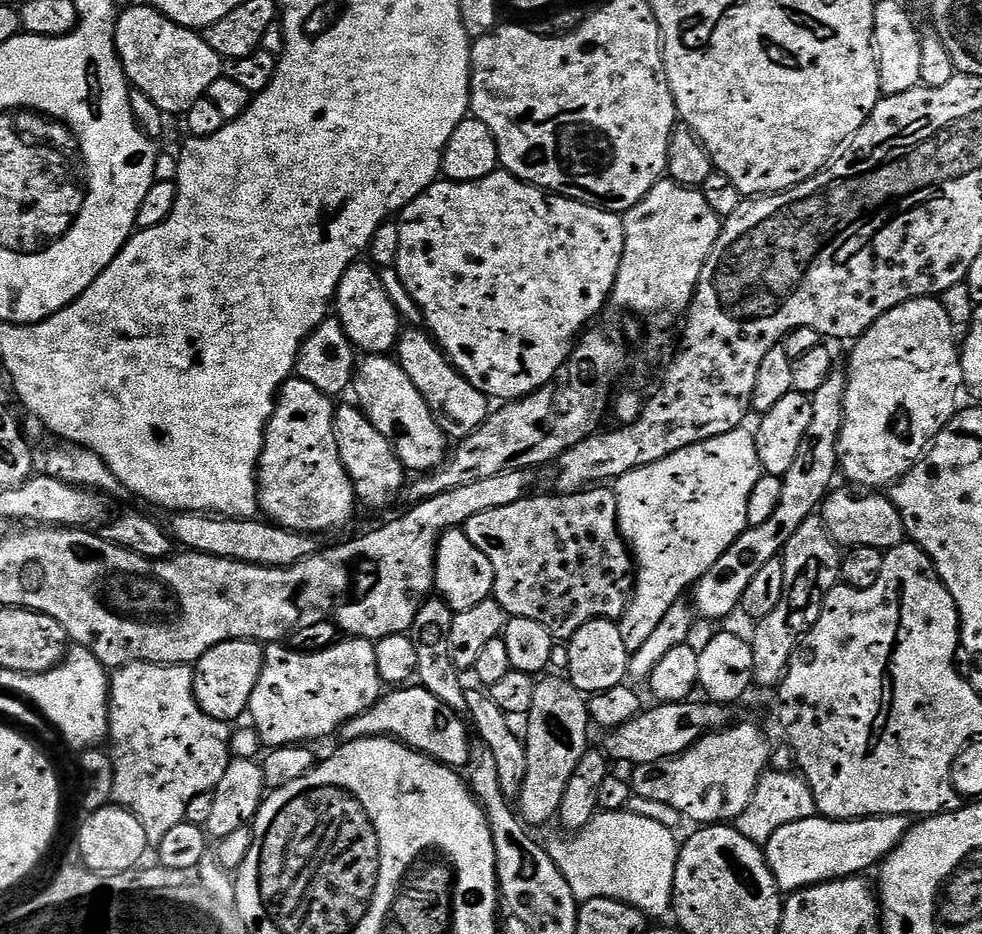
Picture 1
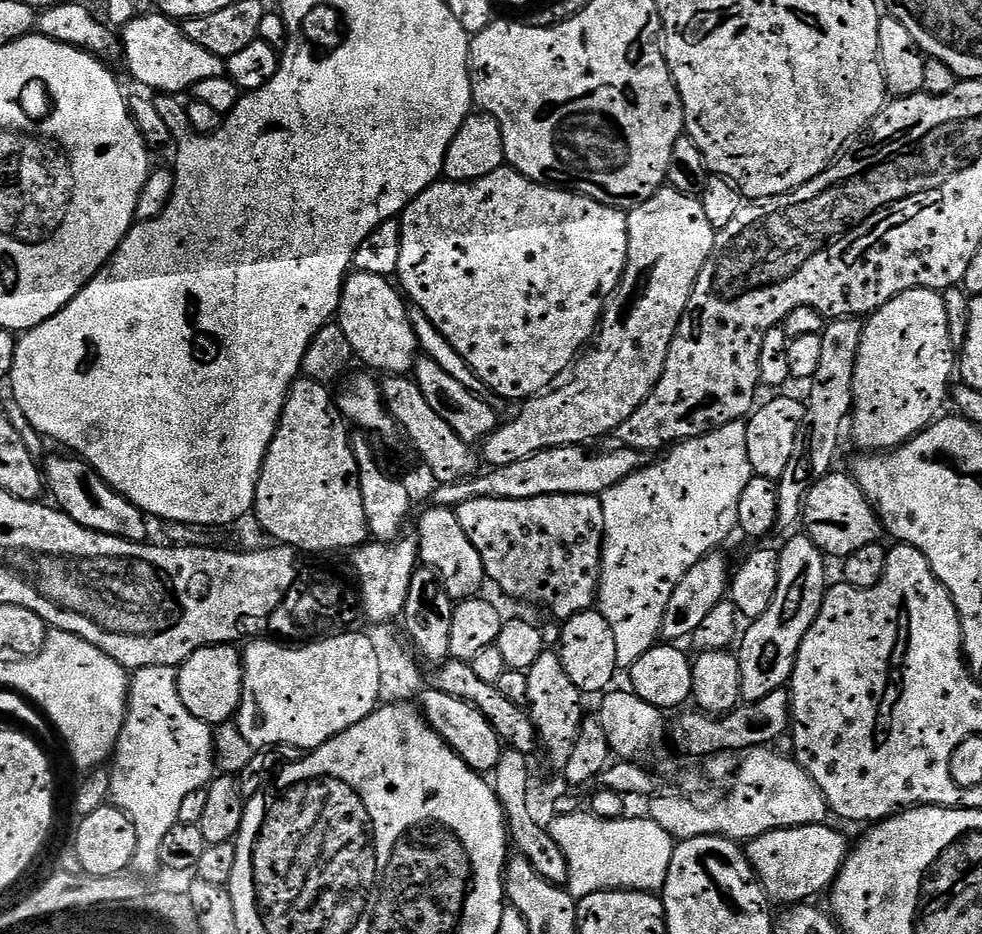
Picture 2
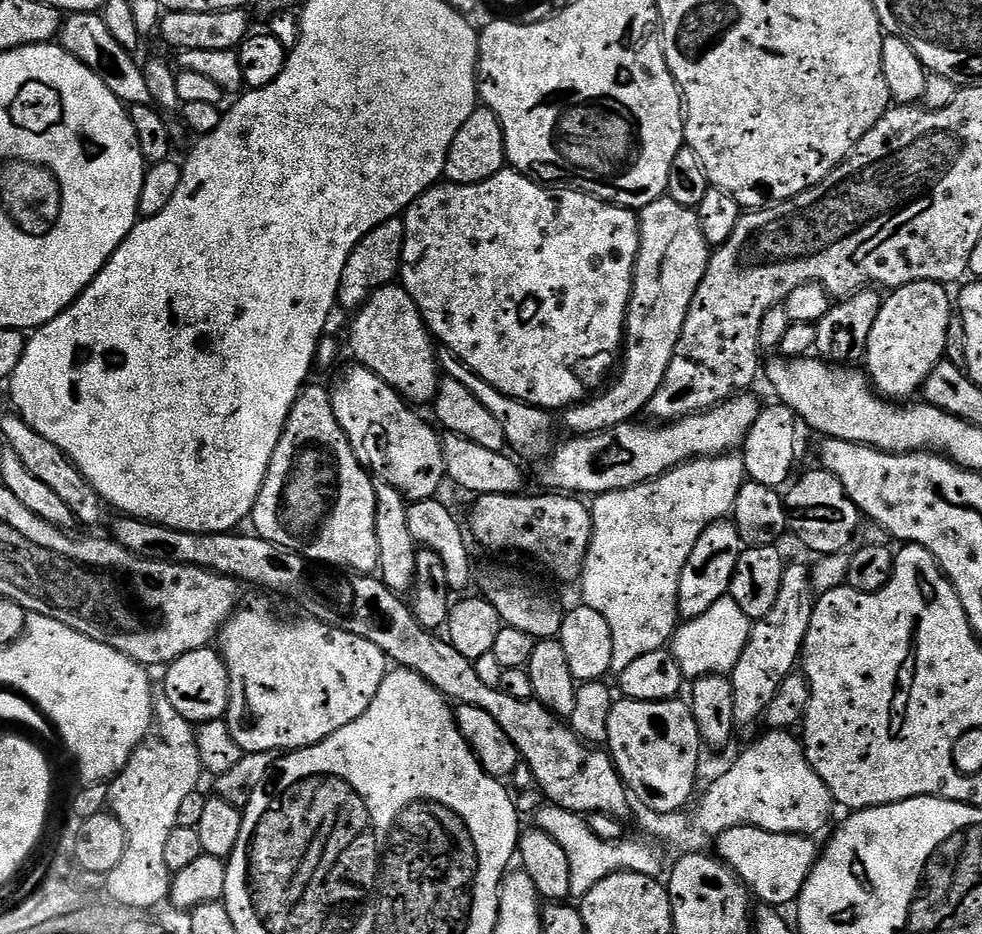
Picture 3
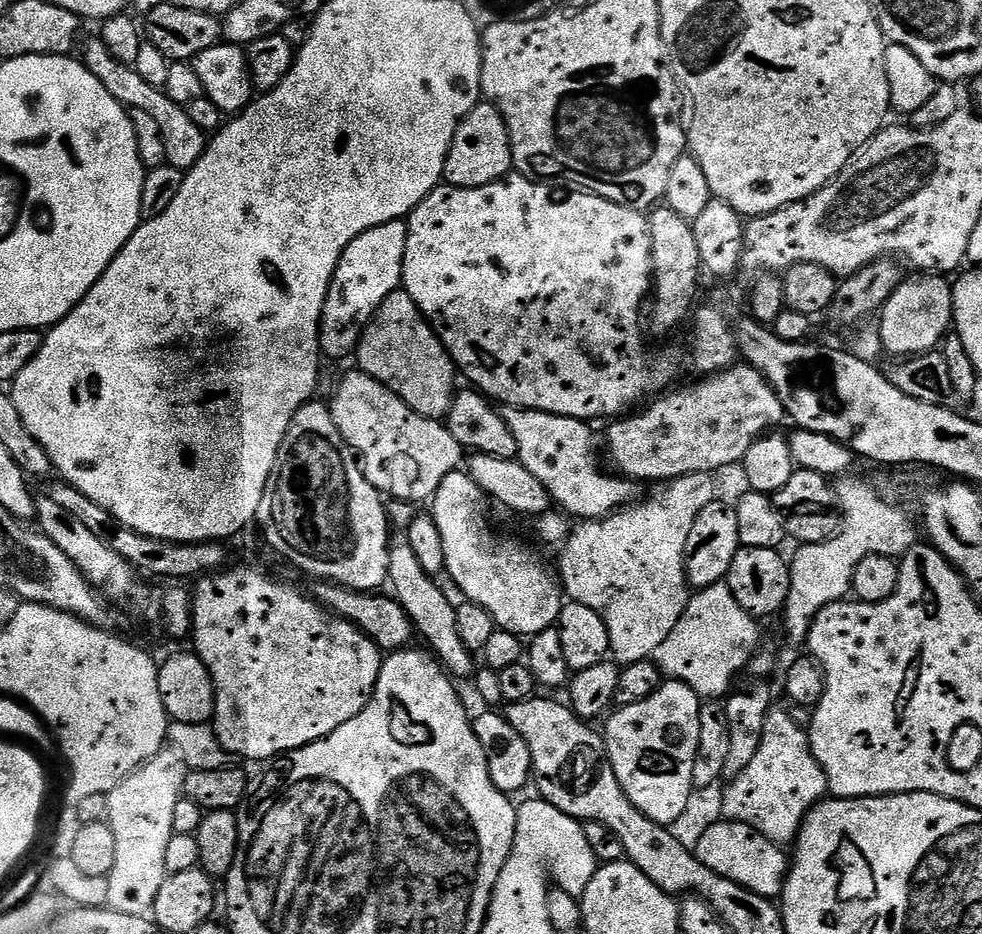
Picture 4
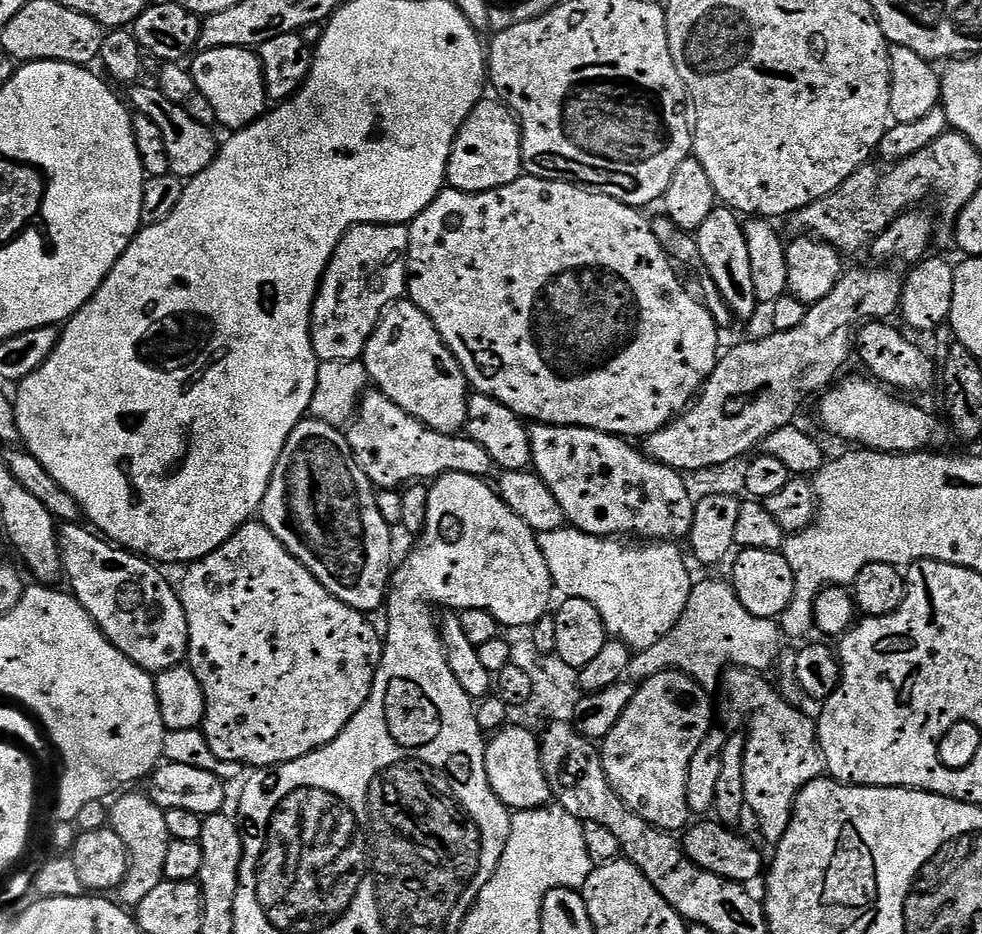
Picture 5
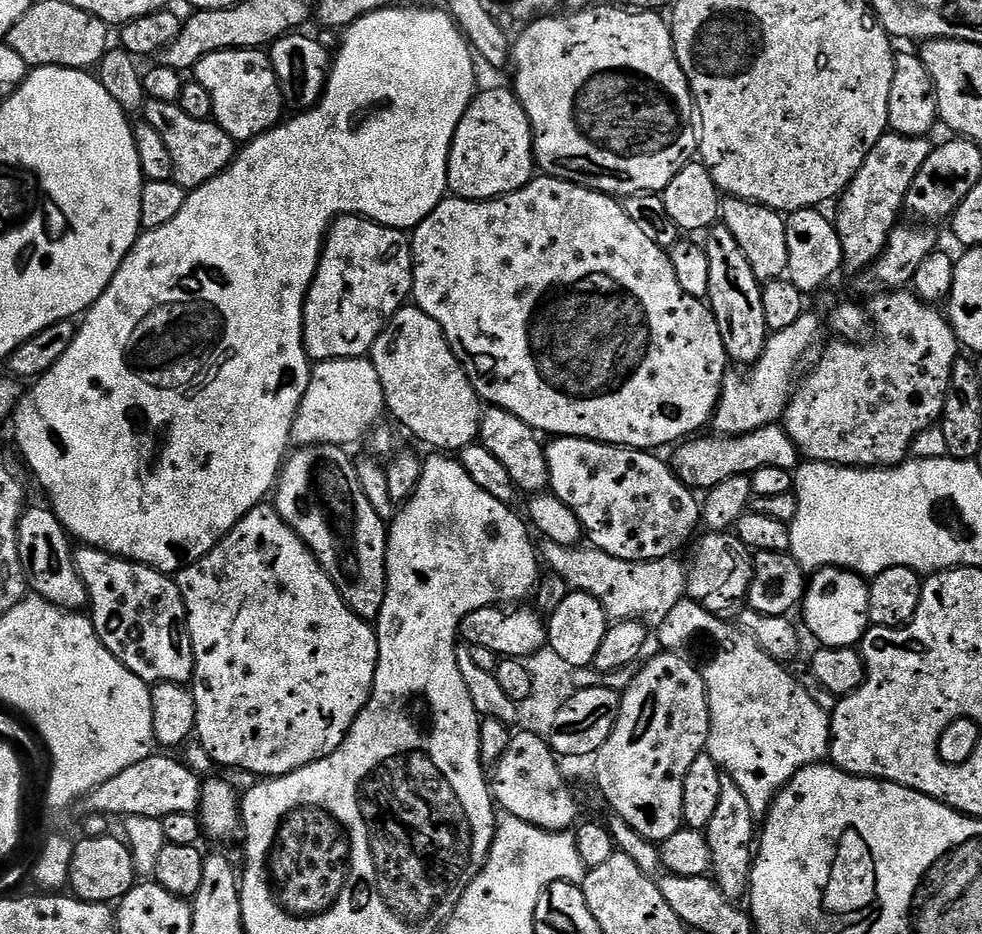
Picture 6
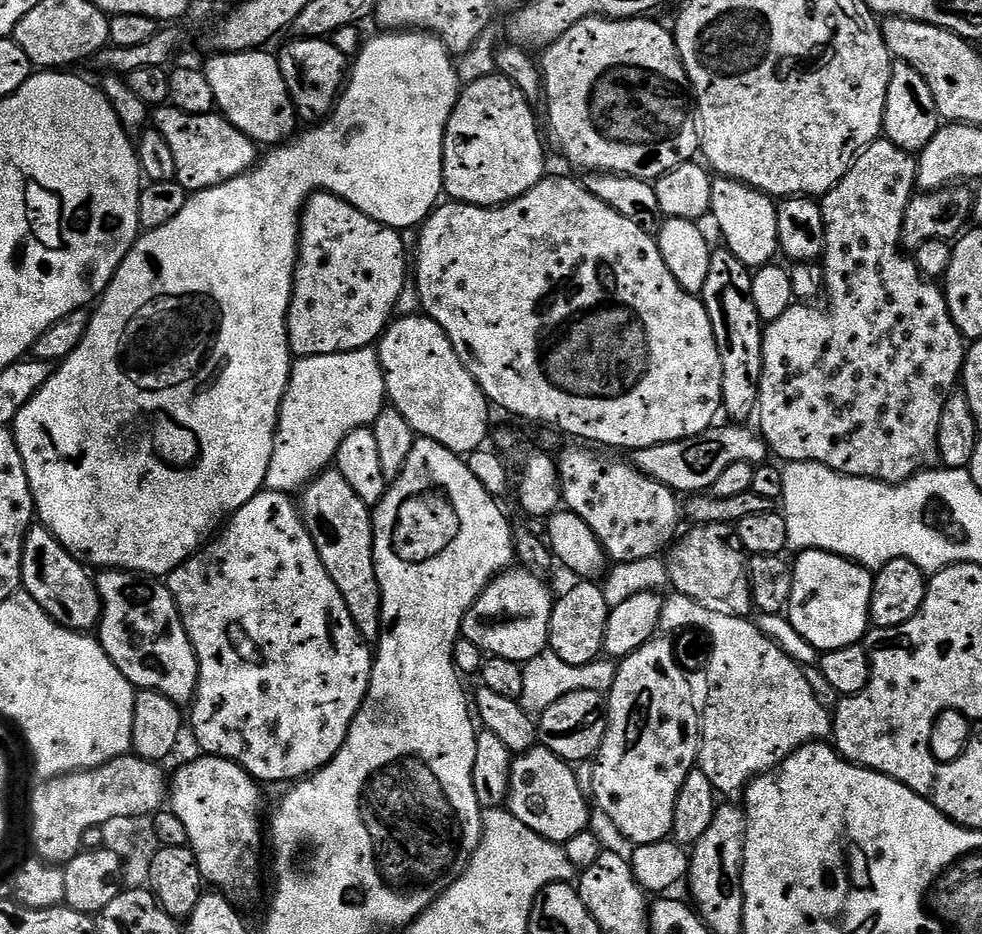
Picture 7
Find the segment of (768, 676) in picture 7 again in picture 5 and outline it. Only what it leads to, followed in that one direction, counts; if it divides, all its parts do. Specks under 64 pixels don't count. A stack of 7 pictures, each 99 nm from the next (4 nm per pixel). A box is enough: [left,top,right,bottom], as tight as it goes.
[722,666,825,846]

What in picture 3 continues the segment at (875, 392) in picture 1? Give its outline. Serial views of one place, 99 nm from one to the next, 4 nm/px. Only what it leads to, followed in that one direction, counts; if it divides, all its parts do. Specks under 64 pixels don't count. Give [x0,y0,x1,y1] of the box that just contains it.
[866,282,954,402]

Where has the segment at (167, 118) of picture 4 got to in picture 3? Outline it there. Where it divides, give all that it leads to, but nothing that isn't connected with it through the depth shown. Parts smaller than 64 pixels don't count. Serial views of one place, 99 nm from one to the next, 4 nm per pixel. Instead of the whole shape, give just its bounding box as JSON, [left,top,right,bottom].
[58,12,152,106]

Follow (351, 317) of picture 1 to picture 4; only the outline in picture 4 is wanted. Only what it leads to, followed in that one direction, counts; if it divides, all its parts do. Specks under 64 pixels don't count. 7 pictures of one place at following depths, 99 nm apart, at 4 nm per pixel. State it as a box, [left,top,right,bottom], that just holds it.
[354,291,458,421]

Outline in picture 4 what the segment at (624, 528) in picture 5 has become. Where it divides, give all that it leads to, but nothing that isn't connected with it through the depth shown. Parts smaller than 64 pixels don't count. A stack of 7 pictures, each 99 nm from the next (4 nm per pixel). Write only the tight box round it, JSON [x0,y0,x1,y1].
[502,406,641,522]

